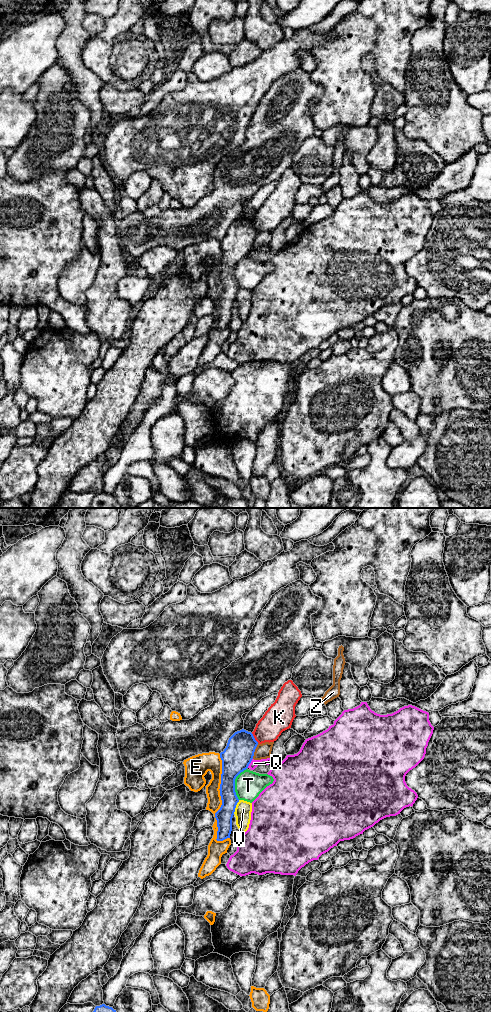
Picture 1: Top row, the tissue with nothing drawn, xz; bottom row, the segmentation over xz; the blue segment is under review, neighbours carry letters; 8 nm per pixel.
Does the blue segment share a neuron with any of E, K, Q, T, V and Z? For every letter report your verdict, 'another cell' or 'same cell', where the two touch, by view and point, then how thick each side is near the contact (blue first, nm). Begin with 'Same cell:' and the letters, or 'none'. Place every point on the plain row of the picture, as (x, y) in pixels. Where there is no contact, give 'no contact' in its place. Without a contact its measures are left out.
Same cell: none
E: another cell; meets blue in xz at (221, 287); 140 nm thick on the blue side, 140 nm on the other
K: another cell; meets blue in xz at (254, 226); 240 nm thick on the blue side, 220 nm on the other
Q: another cell; meets blue in xz at (250, 250); 240 nm thick on the blue side, 60 nm on the other
T: another cell; meets blue in xz at (234, 271); 240 nm thick on the blue side, 220 nm on the other
V: another cell; meets blue in xz at (235, 295); 140 nm thick on the blue side, 130 nm on the other
Z: another cell; meets blue in xz at (254, 239); 240 nm thick on the blue side, 130 nm on the other

